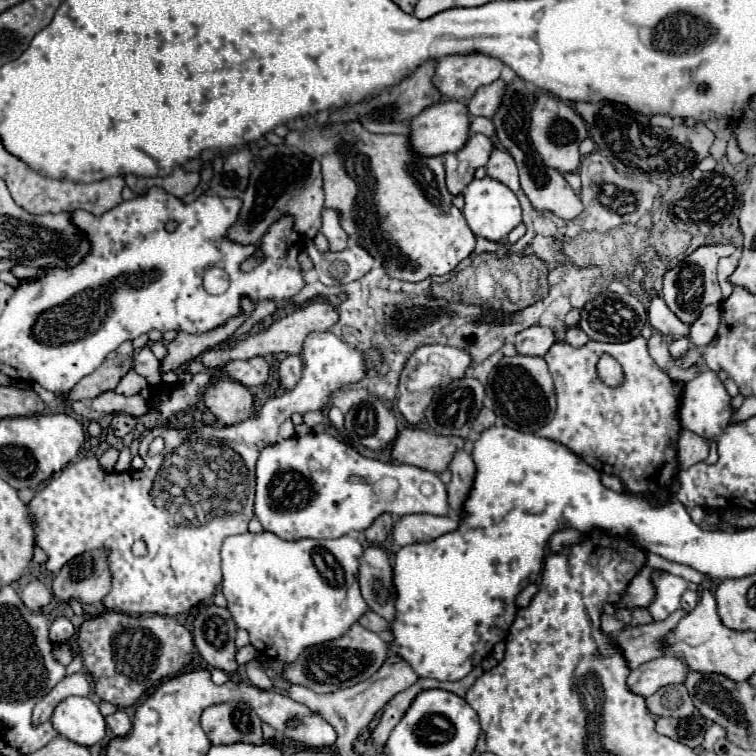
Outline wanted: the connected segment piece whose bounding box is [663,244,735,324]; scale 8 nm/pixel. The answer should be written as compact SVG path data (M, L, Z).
M705 244L705 246L695 248L685 258L685 262L679 264L679 270L677 270L677 266L673 266L665 272L663 300L679 320L683 320L685 324L691 324L697 320L697 316L701 314L701 310L707 304L719 304L723 300L723 294L721 294L721 288L717 282L717 260L721 256L733 254L733 250L735 248L731 244Z

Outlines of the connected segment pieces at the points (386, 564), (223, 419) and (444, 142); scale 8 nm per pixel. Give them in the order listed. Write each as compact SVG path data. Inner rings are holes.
M367 546L359 558L359 586L365 602L373 612L391 620L395 614L395 590L393 590L393 570L383 548Z
M217 378L211 382L203 390L203 402L221 424L237 424L255 414L253 396L249 390L243 384L227 378Z
M447 100L425 108L415 120L411 120L411 148L421 156L443 156L447 152L457 152L465 146L469 132L469 112L463 102Z

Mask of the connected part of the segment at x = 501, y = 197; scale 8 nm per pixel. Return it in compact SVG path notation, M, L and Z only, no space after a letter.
M485 176L481 180L473 180L465 192L465 208L463 216L467 220L467 226L473 230L475 236L487 238L493 242L503 240L515 226L521 224L521 206L515 196L505 184L499 184L499 180L491 180L491 176Z

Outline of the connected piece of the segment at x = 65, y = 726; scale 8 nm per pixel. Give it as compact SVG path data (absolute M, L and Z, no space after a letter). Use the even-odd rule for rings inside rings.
M65 698L57 704L51 724L63 738L81 746L93 746L105 738L105 720L93 698Z

